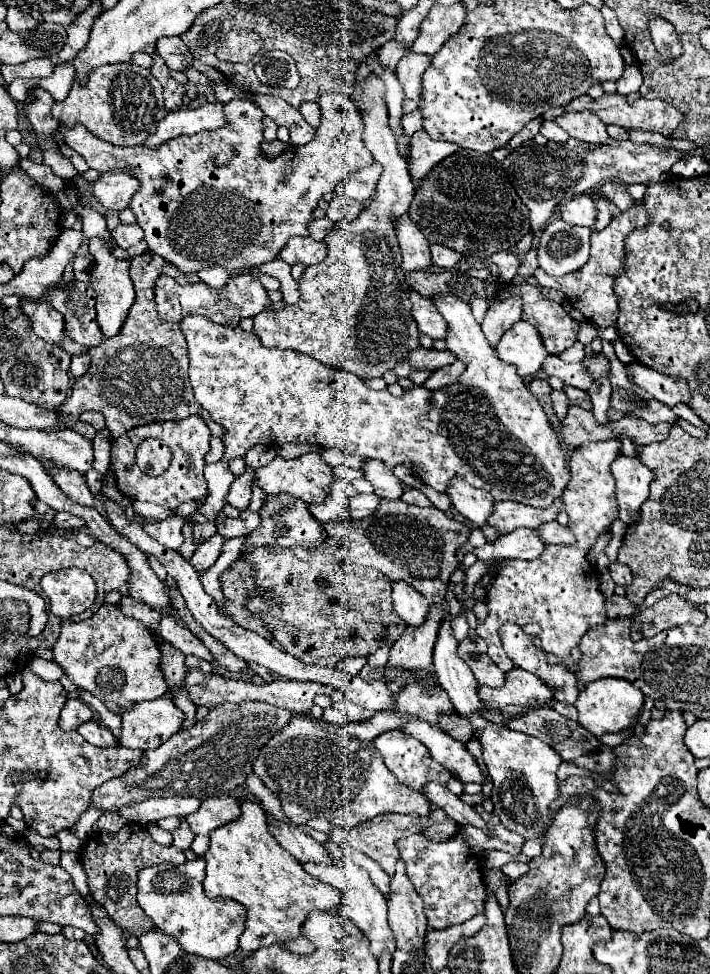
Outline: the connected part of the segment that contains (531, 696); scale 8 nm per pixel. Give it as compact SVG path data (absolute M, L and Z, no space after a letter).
M513 669L507 673L505 685L501 689L489 689L479 685L481 689L481 701L497 707L507 707L507 705L517 705L523 709L529 707L541 707L547 705L555 699L555 689L545 685L537 675L523 671L523 669Z

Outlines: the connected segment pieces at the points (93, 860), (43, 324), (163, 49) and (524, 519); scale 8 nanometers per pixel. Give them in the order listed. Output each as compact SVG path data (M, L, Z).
M127 823L117 833L91 833L85 841L85 847L81 851L81 863L87 873L87 883L91 889L93 899L105 907L107 915L123 929L131 931L131 935L139 937L141 933L153 929L153 921L141 911L135 895L137 895L137 873L145 867L169 863L169 865L181 865L187 857L183 851L173 849L173 845L163 847L155 843L147 831L147 827L137 823Z
M21 299L21 309L25 311L25 315L29 315L37 337L41 337L43 341L47 341L51 345L61 347L61 343L67 339L65 317L61 317L61 313L55 311L49 305L49 301L41 299L39 303L35 303L29 299Z
M163 37L161 41L157 41L157 53L165 59L171 71L185 71L195 61L191 51L185 49L179 37Z
M557 497L551 507L537 509L529 505L521 505L515 501L501 501L497 503L497 509L493 511L493 517L489 519L489 525L493 525L501 535L517 529L517 527L529 527L539 529L541 525L555 521L559 511L563 509L563 499Z

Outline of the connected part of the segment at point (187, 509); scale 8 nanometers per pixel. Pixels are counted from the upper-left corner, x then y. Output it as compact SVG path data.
M185 501L185 503L181 503L181 505L175 509L175 513L183 515L183 517L191 517L191 515L199 513L201 507L203 507L203 503L199 503L199 501Z

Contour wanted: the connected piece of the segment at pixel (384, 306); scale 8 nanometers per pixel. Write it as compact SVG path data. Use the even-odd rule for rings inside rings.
M369 75L363 83L363 91L365 91L365 97L359 101L361 109L365 109L363 139L369 151L373 153L373 159L383 165L383 173L379 177L375 197L359 213L355 221L335 223L333 229L327 233L325 243L329 247L329 253L325 261L305 269L303 279L299 281L299 291L301 291L299 301L281 311L265 311L257 315L253 321L255 321L255 335L261 339L263 345L305 353L329 367L343 369L367 381L367 379L383 377L383 373L395 369L401 361L405 361L409 351L419 347L419 329L411 315L411 301L409 301L411 287L401 269L403 257L401 257L399 241L395 235L395 221L397 217L403 217L409 213L409 207L415 195L415 185L409 175L407 161L397 151L397 137L393 135L387 123L387 109L383 101L385 87L381 85L381 81L377 81L377 77Z

